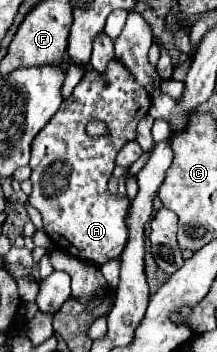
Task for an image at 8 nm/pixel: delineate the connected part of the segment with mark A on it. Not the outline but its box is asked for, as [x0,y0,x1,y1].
[29,60,151,266]

